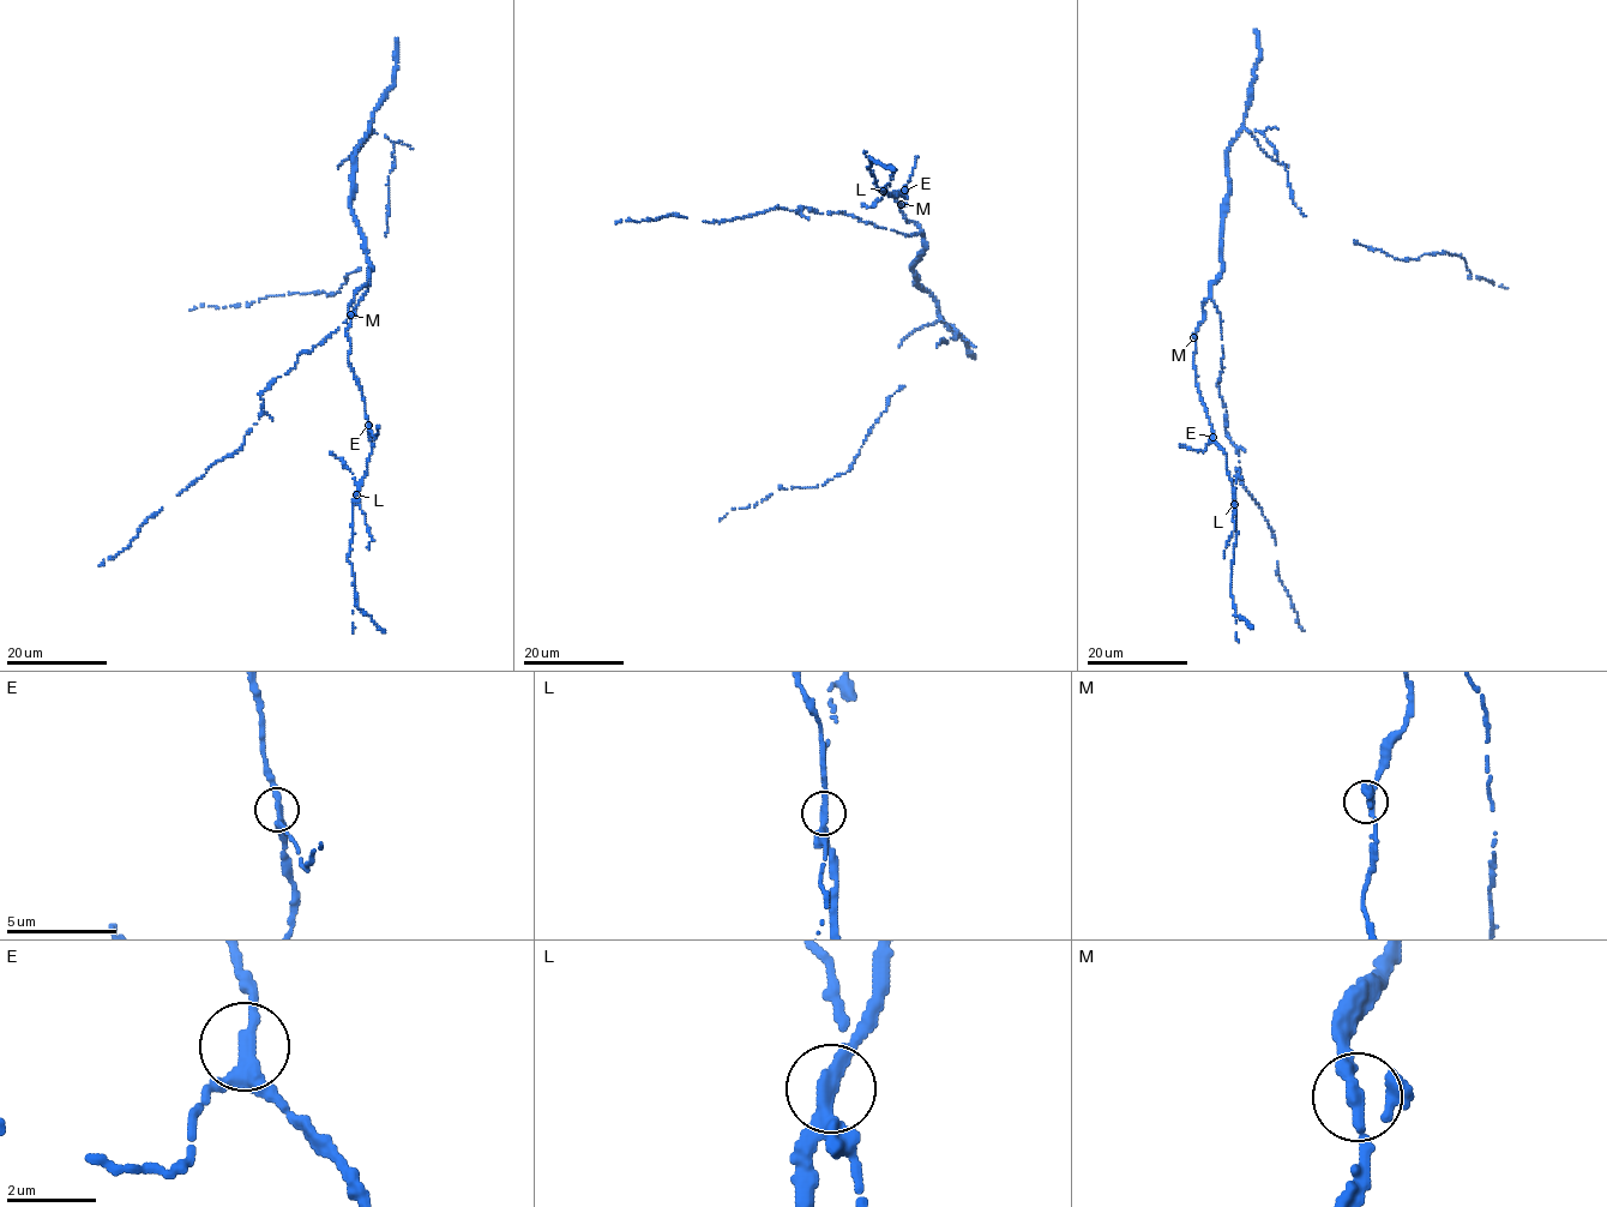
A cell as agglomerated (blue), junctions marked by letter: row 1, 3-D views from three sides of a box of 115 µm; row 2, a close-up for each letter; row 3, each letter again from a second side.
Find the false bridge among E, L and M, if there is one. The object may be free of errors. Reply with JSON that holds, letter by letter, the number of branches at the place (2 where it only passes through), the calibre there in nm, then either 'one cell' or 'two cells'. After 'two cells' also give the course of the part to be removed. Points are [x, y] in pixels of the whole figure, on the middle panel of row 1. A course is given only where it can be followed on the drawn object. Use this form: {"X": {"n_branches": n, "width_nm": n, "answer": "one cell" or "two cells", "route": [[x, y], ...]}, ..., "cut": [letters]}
{"E": {"n_branches": 3, "width_nm": 240, "answer": "one cell"}, "L": {"n_branches": 3, "width_nm": 240, "answer": "two cells", "route": [[883, 190], [891, 180], [895, 169], [890, 164]]}, "M": {"n_branches": 3, "width_nm": 240, "answer": "one cell"}, "cut": ["L"]}

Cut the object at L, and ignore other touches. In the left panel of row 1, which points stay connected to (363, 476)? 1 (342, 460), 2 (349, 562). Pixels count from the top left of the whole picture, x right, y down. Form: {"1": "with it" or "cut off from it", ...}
{"1": "cut off from it", "2": "with it"}

